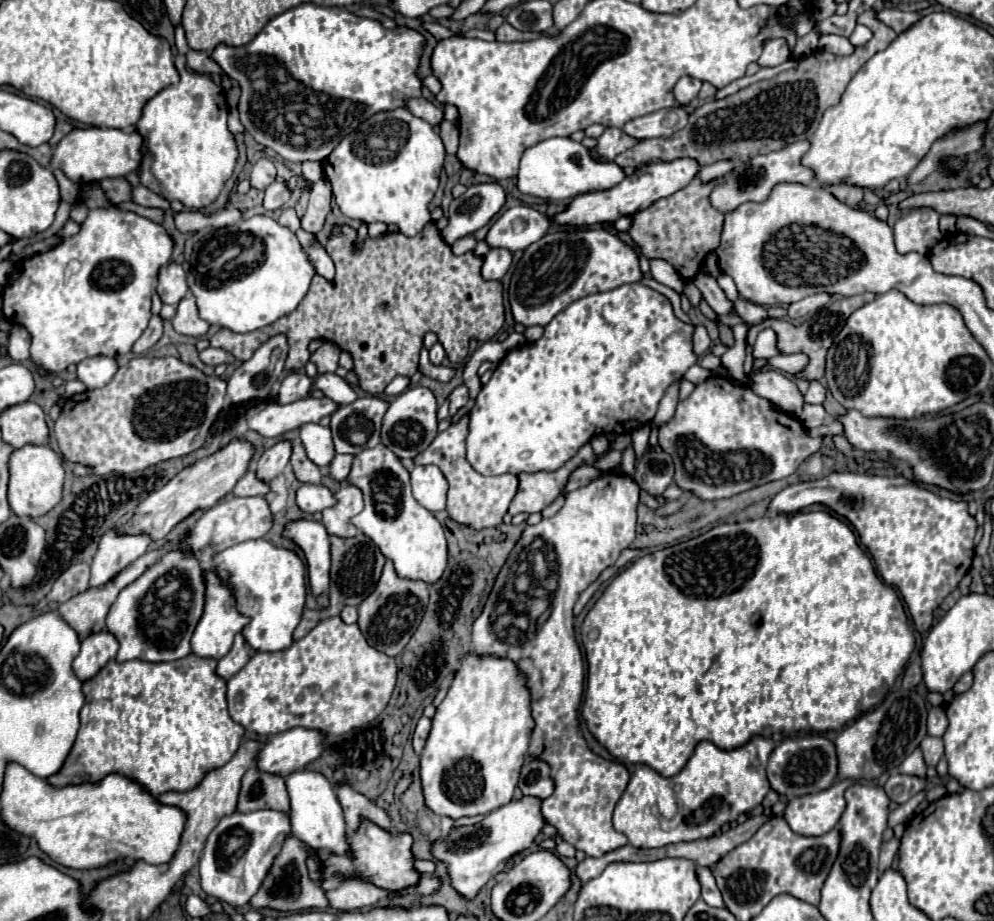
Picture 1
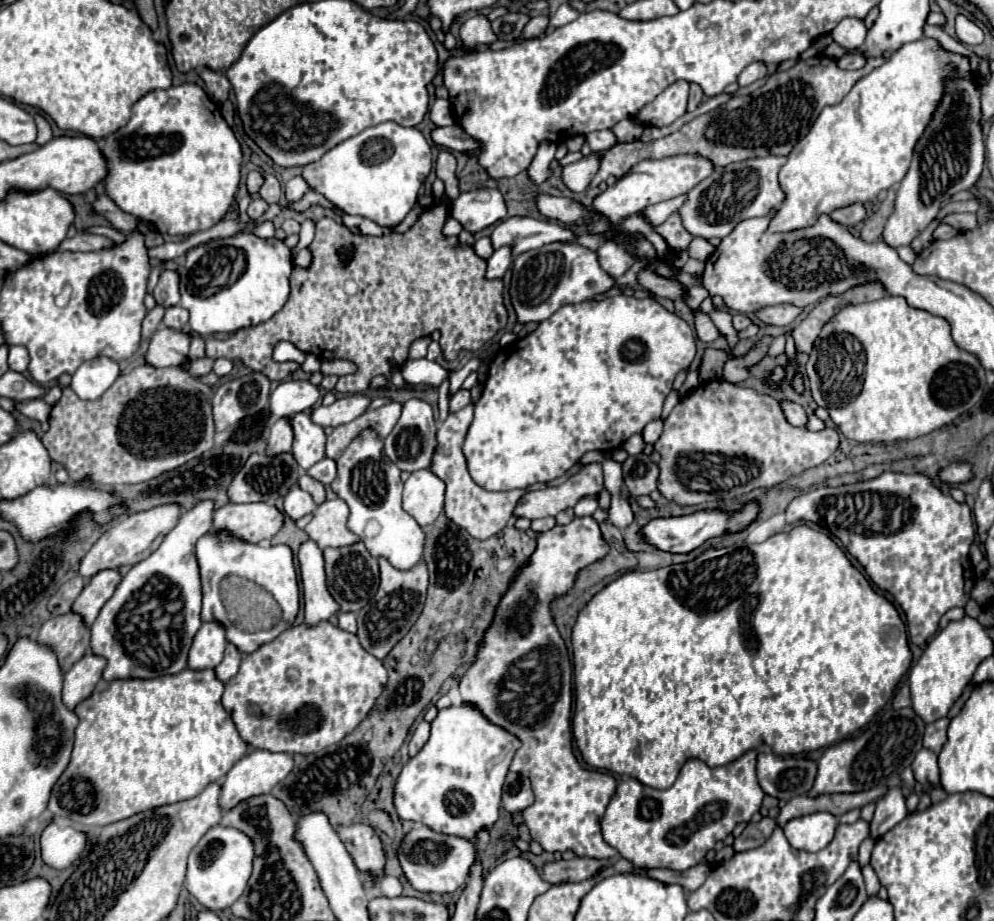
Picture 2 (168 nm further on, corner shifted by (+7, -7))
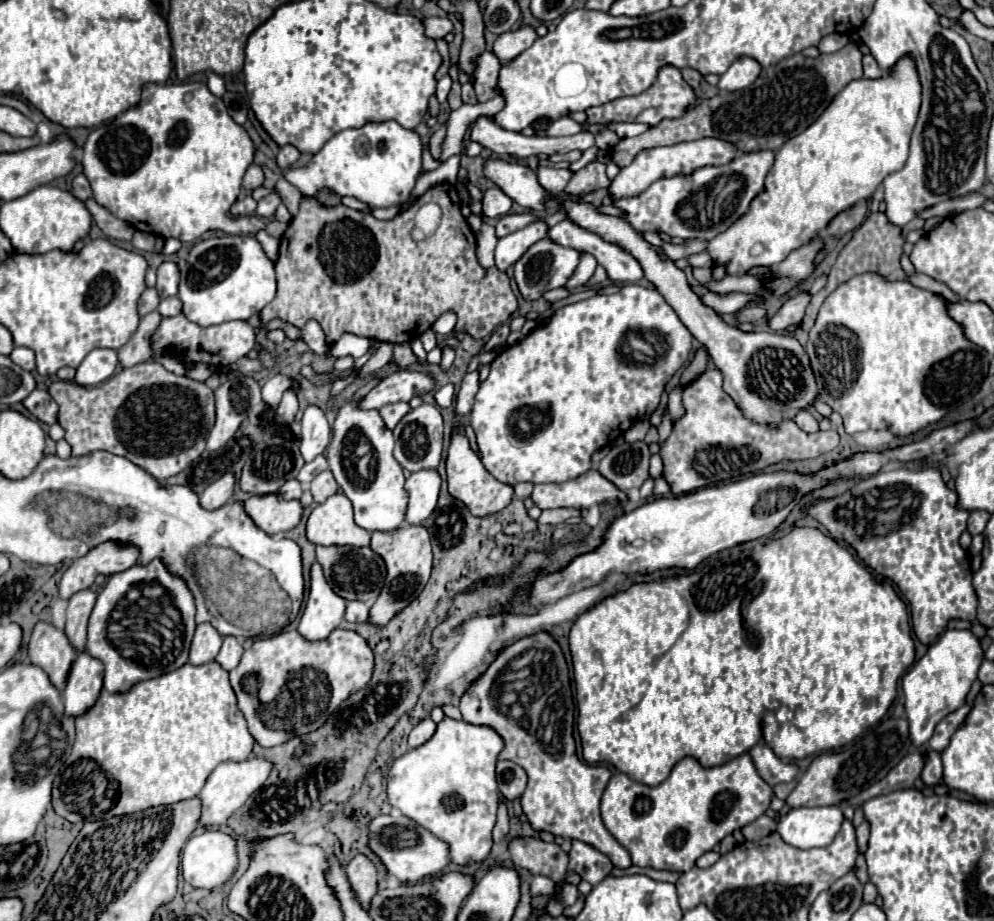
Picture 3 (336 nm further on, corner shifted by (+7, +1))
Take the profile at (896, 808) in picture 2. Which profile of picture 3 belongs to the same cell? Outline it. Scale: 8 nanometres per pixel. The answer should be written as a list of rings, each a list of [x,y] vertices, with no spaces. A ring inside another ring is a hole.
[[[864,820],[864,822],[856,828],[856,838],[858,838],[858,850],[860,850],[860,852],[866,850],[868,834],[870,834],[870,824],[868,824],[868,820]]]

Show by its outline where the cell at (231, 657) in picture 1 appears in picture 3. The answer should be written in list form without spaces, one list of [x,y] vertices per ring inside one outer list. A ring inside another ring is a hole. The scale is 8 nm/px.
[[[226,636],[222,648],[220,648],[218,656],[216,656],[216,662],[218,662],[224,670],[232,670],[232,668],[240,662],[242,652],[244,652],[244,648],[242,648],[240,640],[234,638],[234,636]]]

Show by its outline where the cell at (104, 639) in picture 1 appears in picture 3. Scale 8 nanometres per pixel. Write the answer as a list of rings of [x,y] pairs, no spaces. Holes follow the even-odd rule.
[[[82,652],[74,660],[64,688],[66,714],[80,716],[84,710],[88,710],[88,706],[92,706],[92,702],[96,702],[102,688],[102,676],[104,664],[92,658],[88,652]]]

